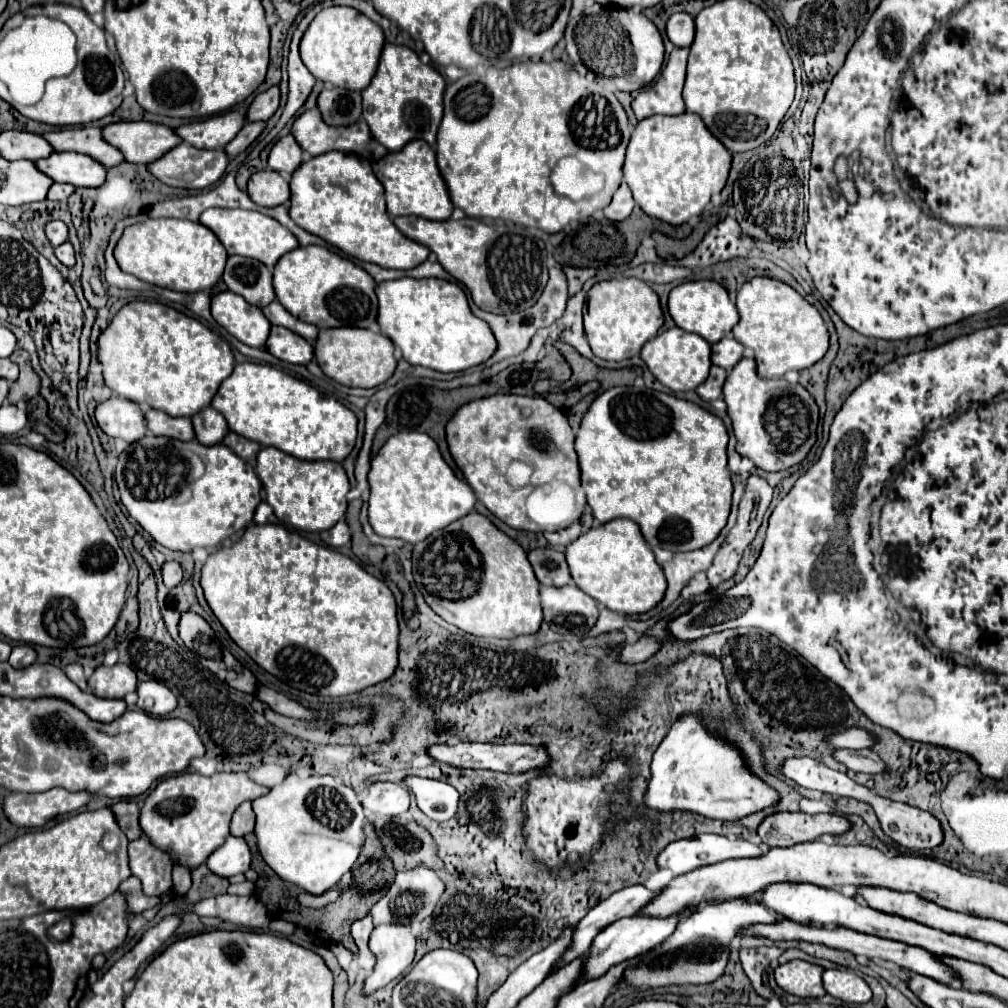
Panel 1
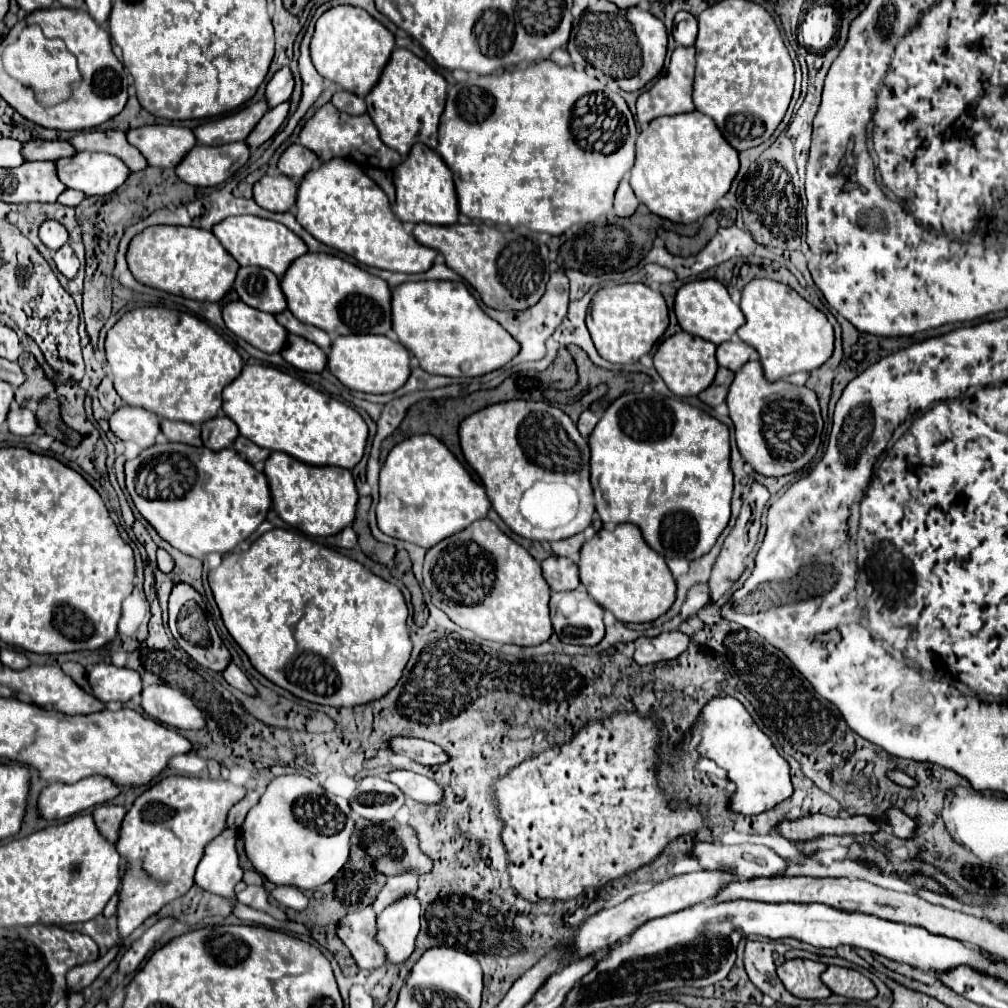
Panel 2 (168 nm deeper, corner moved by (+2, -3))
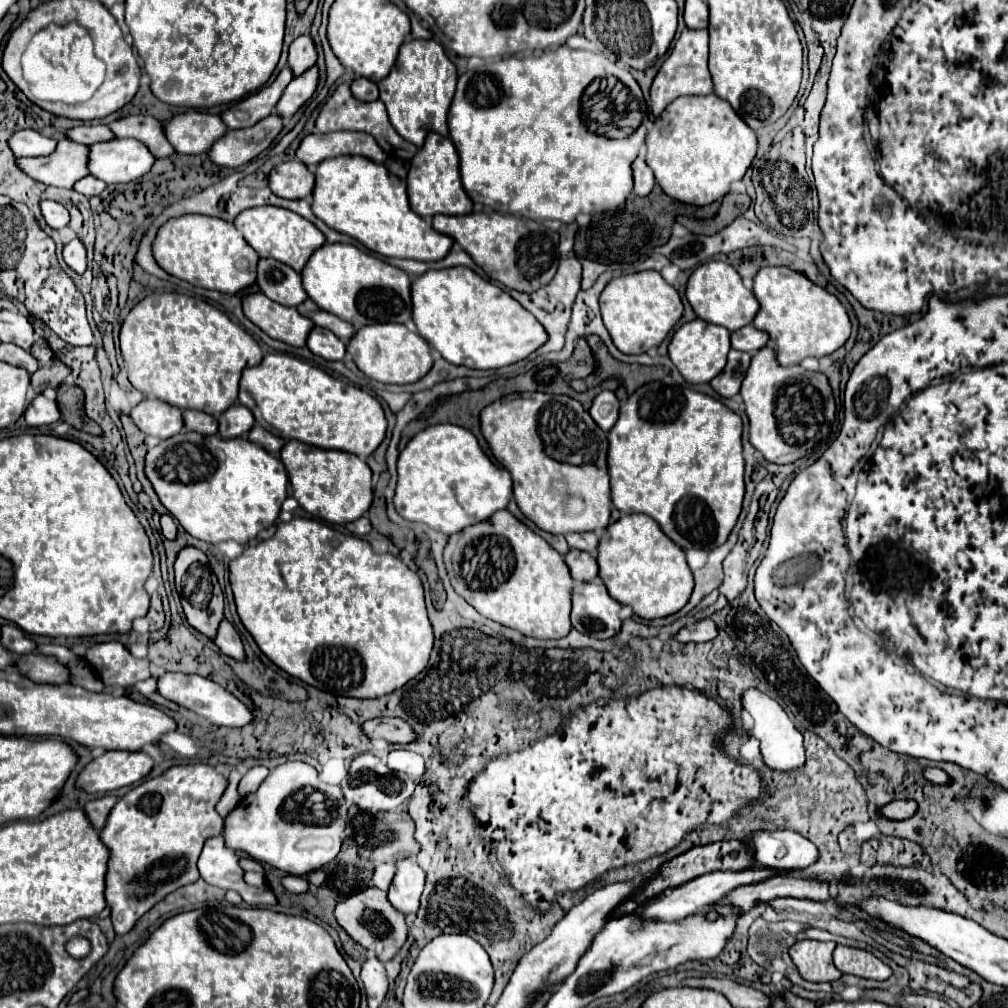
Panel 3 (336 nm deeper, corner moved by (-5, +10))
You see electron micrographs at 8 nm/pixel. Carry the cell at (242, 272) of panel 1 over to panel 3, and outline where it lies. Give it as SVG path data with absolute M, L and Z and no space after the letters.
M260 258L256 270L256 284L270 300L282 306L298 306L308 296L302 288L302 278L290 266L272 258Z

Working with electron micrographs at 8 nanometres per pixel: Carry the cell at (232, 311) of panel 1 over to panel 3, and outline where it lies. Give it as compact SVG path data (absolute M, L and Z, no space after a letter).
M262 292L244 296L242 308L244 316L260 330L264 330L270 338L286 342L290 346L304 346L306 336L314 326L314 322L298 314L296 308L272 302Z

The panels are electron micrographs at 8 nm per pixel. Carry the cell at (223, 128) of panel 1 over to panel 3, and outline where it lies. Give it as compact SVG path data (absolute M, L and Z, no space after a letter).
M284 68L270 86L266 86L266 88L258 90L256 94L252 94L248 98L232 104L230 108L226 108L220 114L222 122L230 130L238 130L238 128L250 128L256 122L260 122L262 118L270 116L274 112L274 106L280 100L284 88L290 84L292 78L294 78L292 72L288 68Z

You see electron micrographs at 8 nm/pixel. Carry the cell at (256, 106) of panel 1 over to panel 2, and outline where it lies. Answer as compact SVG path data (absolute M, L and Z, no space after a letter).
M289 67L279 69L273 75L273 79L267 83L265 97L269 101L269 107L275 107L277 103L287 101L291 97L291 93L293 93L293 87L295 87L295 81L293 81L293 75L291 75L291 69Z

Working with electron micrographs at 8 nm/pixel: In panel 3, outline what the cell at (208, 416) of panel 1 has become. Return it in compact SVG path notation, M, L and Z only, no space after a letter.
M234 404L226 412L222 412L220 422L222 422L220 436L224 436L224 438L238 438L238 436L248 434L248 430L254 424L254 416L242 404Z

